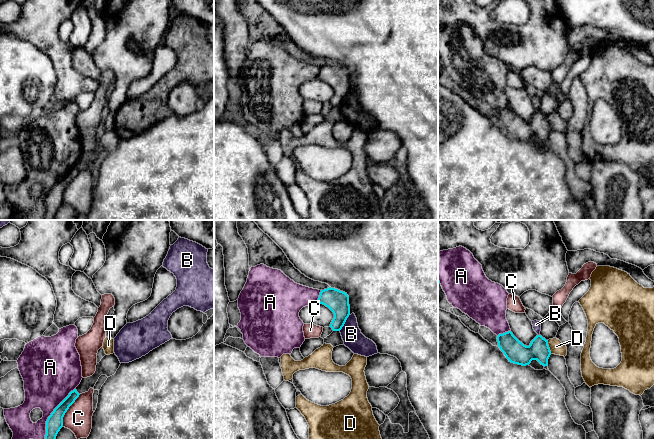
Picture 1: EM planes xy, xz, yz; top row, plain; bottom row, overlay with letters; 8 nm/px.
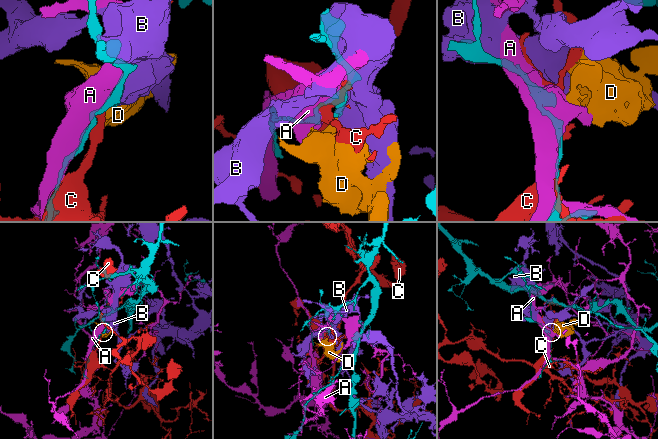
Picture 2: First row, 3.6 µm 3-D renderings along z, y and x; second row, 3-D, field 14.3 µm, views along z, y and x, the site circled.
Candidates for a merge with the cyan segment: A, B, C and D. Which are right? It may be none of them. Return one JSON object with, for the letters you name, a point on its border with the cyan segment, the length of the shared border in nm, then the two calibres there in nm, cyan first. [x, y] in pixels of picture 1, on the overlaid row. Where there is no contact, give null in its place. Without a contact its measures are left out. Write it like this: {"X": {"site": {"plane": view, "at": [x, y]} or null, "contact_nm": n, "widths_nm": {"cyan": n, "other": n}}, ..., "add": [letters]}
{"add": []}

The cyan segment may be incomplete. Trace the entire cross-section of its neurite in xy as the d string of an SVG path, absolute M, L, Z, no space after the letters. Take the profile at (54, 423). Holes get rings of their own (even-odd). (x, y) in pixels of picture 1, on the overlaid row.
M76 389L71 391L69 395L54 409L46 421L46 435L45 439L56 439L60 429L63 427L63 417L69 407L79 397Z

